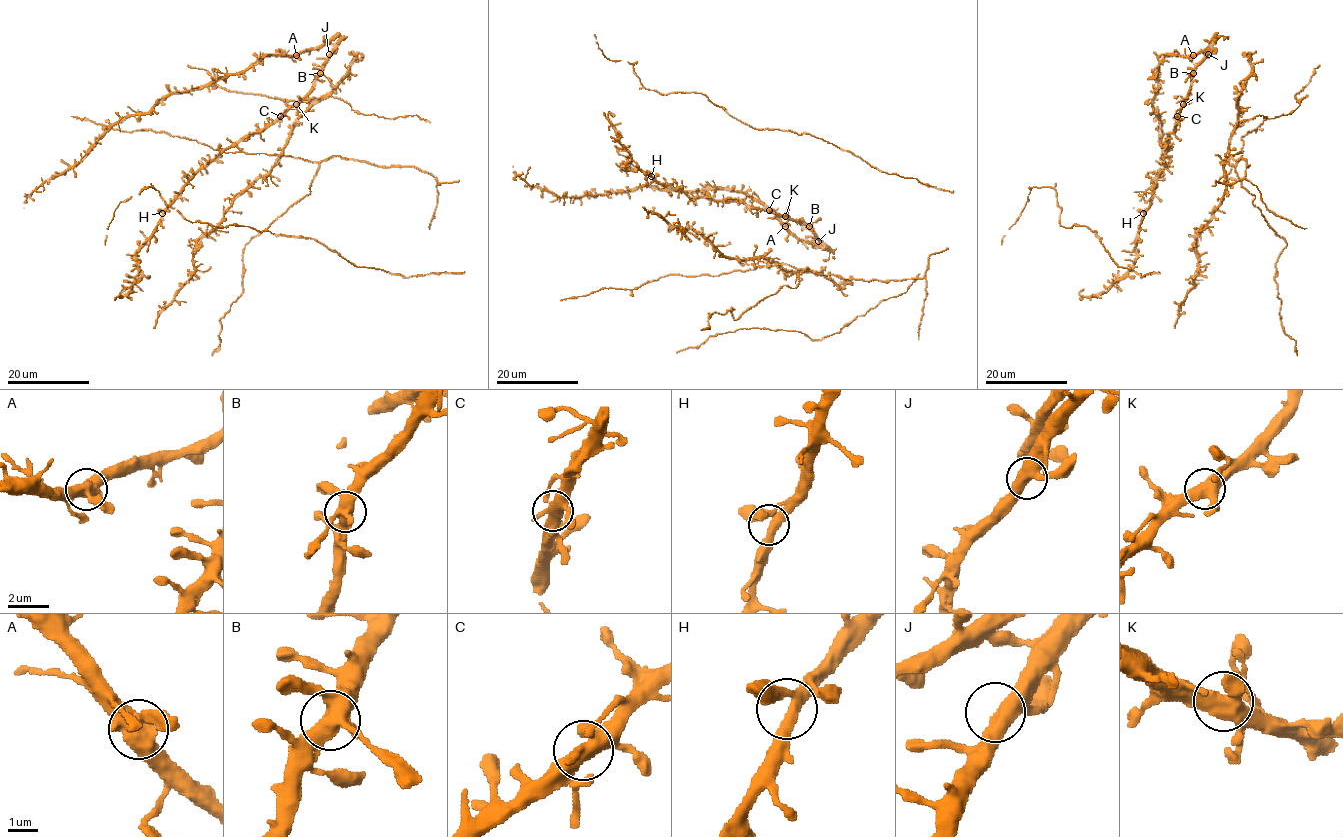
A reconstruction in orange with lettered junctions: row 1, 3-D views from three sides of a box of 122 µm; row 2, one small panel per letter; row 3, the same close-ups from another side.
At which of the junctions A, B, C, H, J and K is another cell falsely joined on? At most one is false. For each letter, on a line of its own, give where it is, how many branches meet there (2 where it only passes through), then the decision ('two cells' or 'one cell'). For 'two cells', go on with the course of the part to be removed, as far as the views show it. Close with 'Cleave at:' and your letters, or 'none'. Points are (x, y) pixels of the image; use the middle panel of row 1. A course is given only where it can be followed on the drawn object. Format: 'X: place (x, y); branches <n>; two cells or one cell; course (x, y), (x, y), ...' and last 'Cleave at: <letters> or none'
A: place (785, 226); branches 3; one cell
B: place (809, 226); branches 4; one cell
C: place (769, 210); branches 3; one cell
H: place (651, 176); branches 3; one cell
J: place (818, 241); branches 2; one cell
K: place (785, 216); branches 3; one cell
Cleave at: none

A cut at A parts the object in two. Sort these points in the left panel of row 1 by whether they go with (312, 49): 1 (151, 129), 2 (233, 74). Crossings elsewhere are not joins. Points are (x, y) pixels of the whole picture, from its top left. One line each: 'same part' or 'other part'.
1: same part
2: other part

